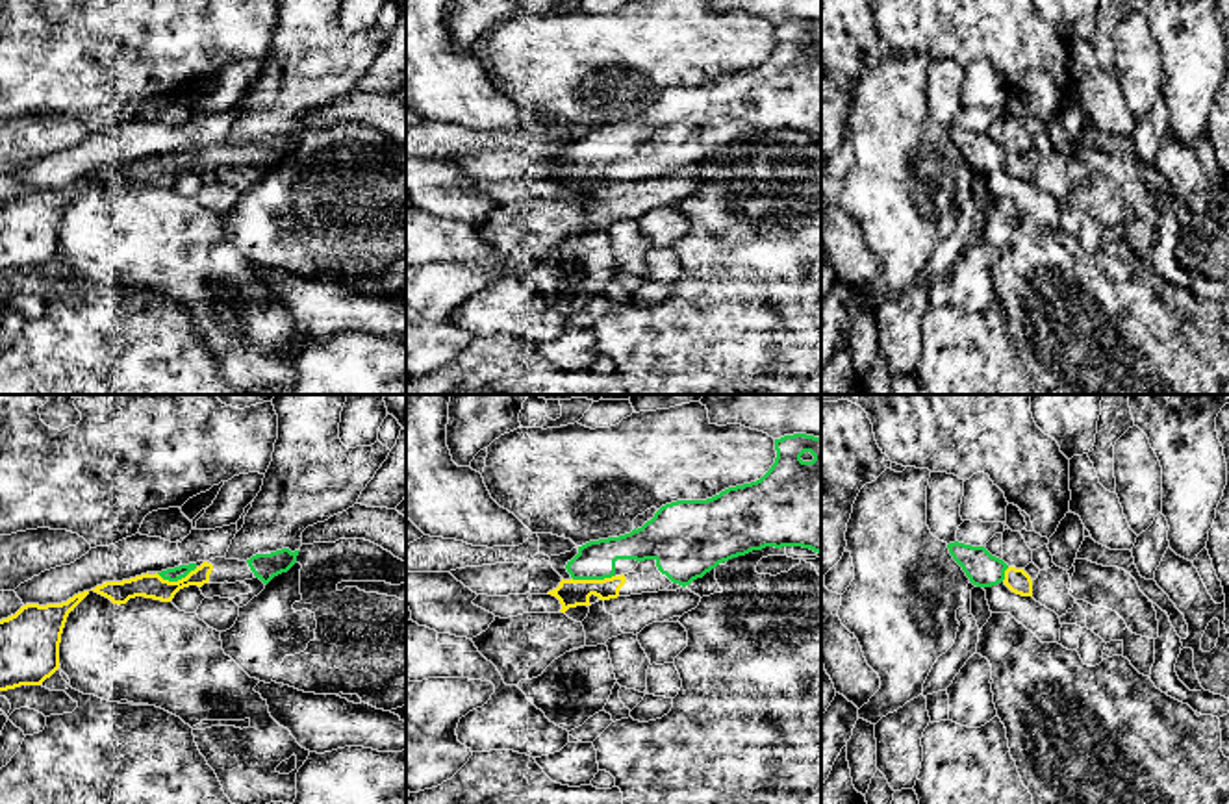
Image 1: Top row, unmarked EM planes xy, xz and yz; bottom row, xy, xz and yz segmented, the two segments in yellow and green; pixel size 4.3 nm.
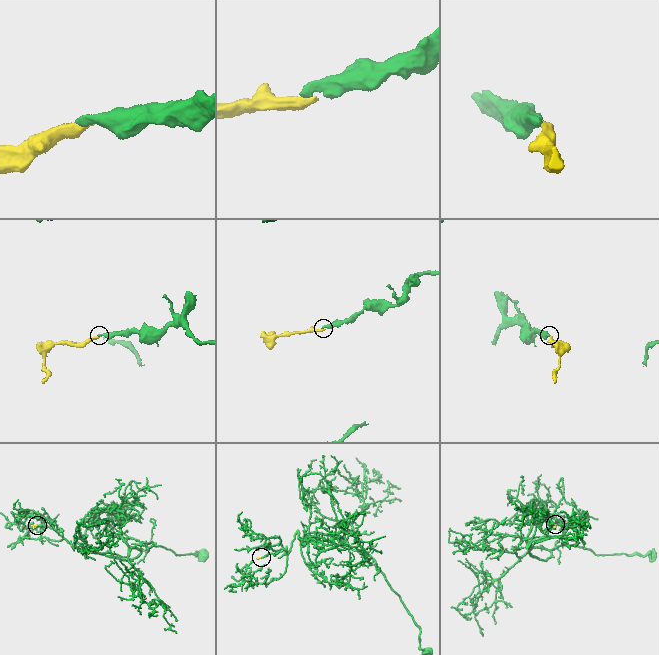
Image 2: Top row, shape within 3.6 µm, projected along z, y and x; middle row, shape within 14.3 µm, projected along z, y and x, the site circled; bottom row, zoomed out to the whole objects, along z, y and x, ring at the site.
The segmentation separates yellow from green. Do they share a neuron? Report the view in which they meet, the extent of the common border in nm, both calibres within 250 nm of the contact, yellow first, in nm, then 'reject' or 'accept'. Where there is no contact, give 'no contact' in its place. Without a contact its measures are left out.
meets yellow in xz; contact 190 nm long; 120 nm thick on the yellow side, 170 nm on the other; accept

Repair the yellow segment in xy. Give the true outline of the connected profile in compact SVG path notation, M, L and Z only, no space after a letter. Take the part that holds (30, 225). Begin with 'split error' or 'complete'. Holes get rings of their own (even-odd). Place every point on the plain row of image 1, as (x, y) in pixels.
complete; M89 180L61 189L26 189L0 206L0 276L41 270L59 254L59 228L69 198Z

